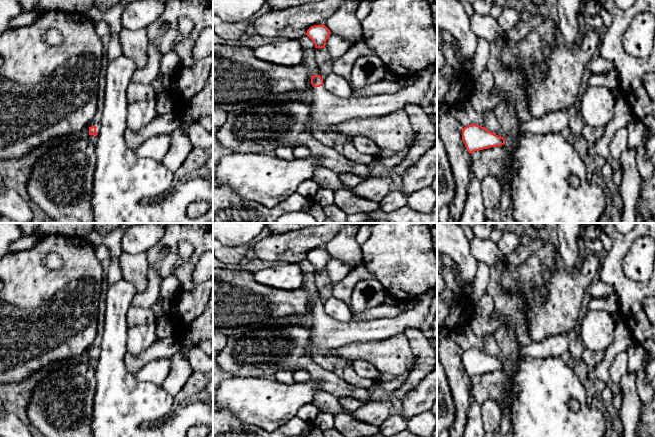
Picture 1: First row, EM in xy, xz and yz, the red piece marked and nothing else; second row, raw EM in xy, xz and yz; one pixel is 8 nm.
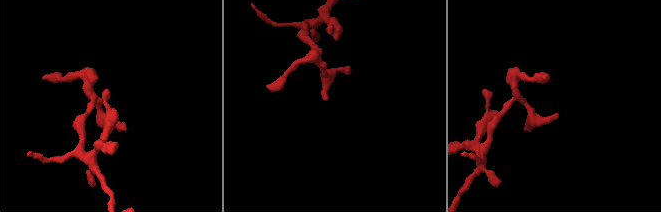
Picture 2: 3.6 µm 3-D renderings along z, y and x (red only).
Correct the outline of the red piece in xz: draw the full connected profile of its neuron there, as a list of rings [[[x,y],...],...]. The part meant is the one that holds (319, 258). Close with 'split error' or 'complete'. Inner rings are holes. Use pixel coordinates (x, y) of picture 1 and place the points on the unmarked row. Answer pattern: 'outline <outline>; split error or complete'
outline [[[324,248],[311,250],[306,257],[314,266],[315,272],[325,272],[326,265],[330,258],[330,254]]]; complete

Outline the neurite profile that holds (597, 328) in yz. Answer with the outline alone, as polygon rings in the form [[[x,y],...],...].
[[[587,310],[581,320],[580,337],[585,349],[605,352],[612,344],[616,320],[606,311]]]

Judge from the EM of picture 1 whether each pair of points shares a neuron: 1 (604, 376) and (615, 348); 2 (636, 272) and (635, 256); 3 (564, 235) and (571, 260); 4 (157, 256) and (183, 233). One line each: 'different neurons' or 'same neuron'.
1: same neuron
2: same neuron
3: same neuron
4: same neuron

